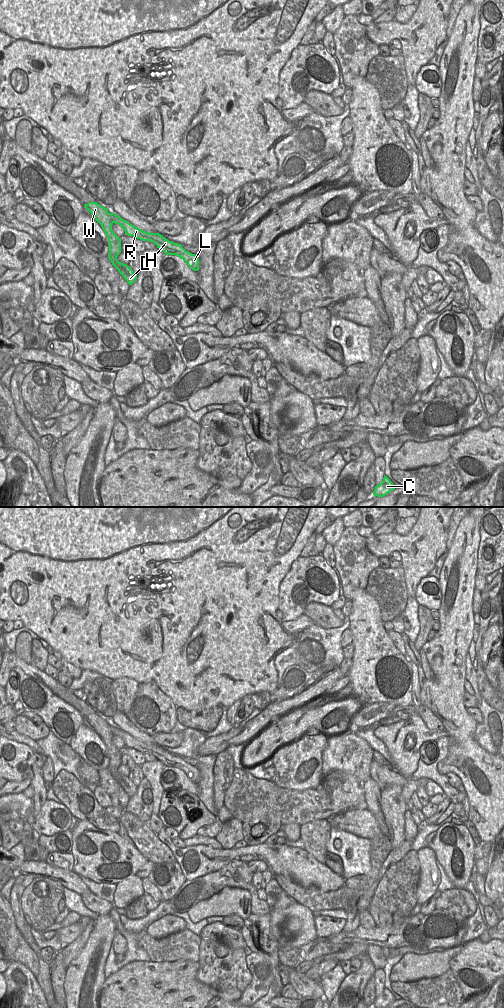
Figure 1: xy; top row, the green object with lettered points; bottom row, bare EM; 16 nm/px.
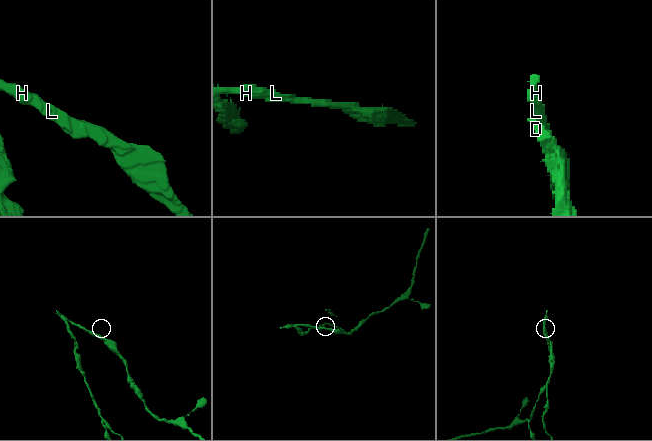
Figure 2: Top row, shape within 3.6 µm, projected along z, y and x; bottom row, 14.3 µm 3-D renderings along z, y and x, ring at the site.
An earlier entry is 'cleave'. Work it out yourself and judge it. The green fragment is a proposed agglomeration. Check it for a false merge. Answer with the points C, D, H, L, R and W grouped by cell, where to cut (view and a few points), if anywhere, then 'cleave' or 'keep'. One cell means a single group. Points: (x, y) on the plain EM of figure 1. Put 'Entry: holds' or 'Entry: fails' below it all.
C H L R / D W; cut in xy along (109, 725), (113, 734); cleave
Entry: holds

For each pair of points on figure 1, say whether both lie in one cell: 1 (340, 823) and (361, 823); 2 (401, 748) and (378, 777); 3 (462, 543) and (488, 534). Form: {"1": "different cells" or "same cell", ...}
{"1": "same cell", "2": "different cells", "3": "different cells"}

